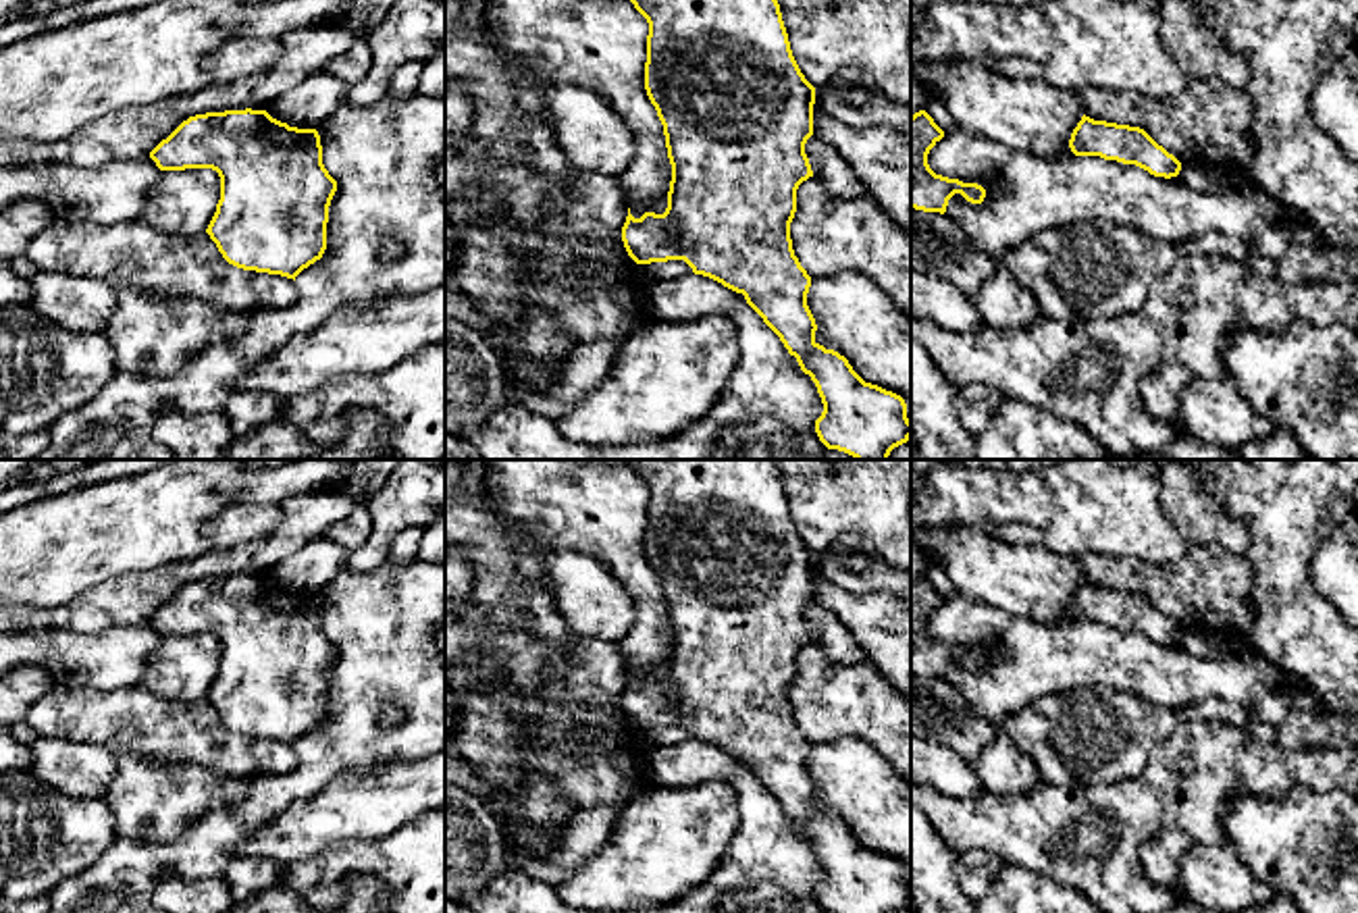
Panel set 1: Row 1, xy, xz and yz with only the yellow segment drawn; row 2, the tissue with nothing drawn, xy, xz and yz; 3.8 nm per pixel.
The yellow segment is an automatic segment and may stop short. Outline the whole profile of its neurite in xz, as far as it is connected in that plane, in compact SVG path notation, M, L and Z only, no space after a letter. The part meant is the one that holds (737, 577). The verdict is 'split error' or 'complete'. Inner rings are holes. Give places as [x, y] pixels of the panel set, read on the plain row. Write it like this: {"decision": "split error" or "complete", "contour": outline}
{"decision": "complete", "contour": "M628 460L647 485L645 555L663 591L672 647L663 680L634 684L628 674L622 707L636 730L684 726L695 740L742 759L747 769L780 803L801 836L811 842L824 869L815 898L826 913L898 913L911 905L900 861L865 849L844 821L815 807L807 772L811 742L792 715L790 688L796 655L813 643L805 609L813 601L815 553L801 539L774 460Z"}

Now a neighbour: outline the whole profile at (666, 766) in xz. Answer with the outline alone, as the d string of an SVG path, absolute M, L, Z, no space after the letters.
M695 738L682 745L657 745L649 749L643 763L649 788L697 786L709 778L726 780L728 776L747 769L742 759Z

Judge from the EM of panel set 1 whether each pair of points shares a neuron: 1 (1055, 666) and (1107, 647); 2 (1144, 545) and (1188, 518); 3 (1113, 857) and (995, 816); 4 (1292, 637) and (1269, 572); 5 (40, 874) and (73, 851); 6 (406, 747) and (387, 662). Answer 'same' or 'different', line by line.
1: same
2: different
3: same
4: same
5: same
6: same

